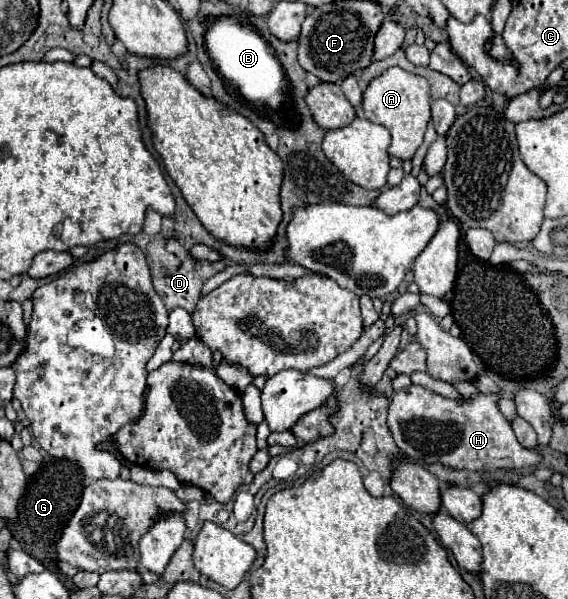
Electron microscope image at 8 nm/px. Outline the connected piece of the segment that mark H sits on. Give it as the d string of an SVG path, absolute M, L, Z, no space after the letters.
M410 386L400 392L394 392L388 412L388 426L392 432L392 438L396 446L412 460L424 460L428 464L440 462L450 468L466 468L466 470L498 470L498 468L524 468L524 466L536 466L542 462L542 454L534 448L524 448L510 428L510 422L500 414L496 406L498 396L496 394L480 394L476 398L464 398L464 402L444 398L440 394L434 394L432 390L426 390L422 386Z

